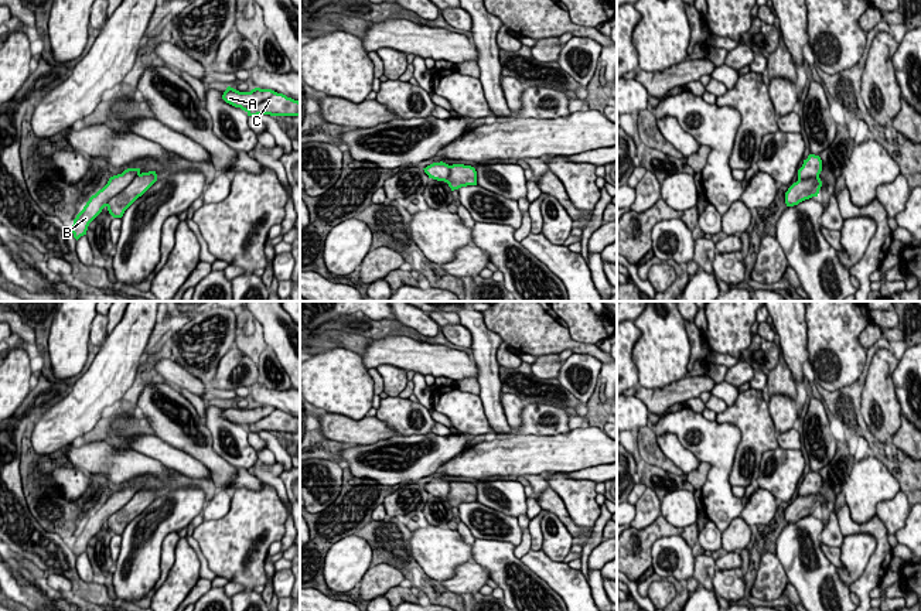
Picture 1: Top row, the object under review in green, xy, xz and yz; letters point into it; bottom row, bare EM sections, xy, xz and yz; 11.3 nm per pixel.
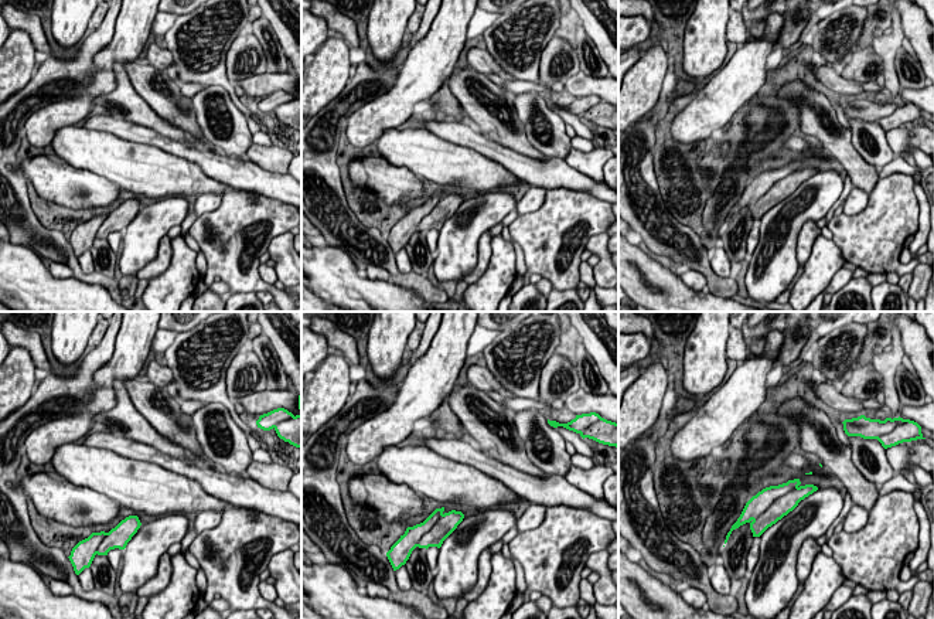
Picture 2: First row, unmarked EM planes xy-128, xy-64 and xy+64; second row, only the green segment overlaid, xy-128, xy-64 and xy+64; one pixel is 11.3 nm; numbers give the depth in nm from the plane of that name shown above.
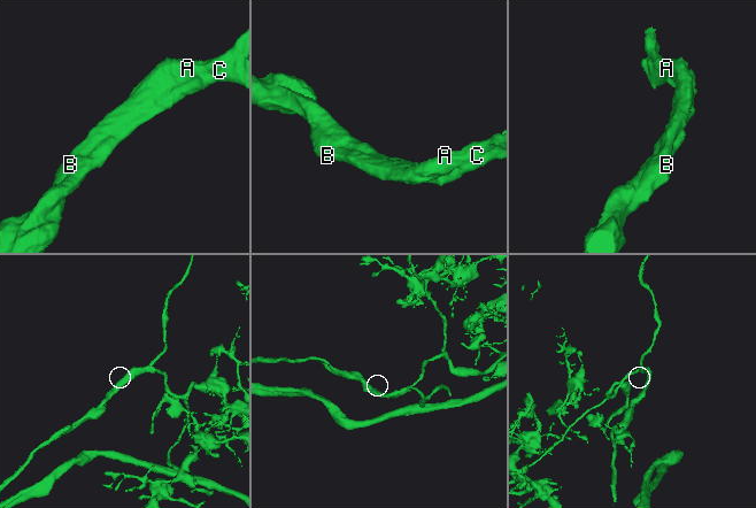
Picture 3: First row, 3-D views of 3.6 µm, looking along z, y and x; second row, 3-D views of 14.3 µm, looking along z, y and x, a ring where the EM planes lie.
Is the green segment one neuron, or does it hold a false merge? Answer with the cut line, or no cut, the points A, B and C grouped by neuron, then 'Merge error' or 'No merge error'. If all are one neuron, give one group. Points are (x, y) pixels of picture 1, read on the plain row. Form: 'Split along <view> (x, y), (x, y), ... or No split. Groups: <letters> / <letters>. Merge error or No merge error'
No split. Groups: A B C. No merge error

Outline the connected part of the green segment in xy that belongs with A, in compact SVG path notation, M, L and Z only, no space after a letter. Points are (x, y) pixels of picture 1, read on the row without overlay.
M231 403L222 412L222 416L241 424L248 433L300 433L300 419L277 410L272 406L255 405L250 409L239 409Z

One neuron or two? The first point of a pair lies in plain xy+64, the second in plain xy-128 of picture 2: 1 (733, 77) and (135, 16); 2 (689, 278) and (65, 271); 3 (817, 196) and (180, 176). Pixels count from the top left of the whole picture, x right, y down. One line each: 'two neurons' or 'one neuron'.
1: one neuron
2: one neuron
3: two neurons

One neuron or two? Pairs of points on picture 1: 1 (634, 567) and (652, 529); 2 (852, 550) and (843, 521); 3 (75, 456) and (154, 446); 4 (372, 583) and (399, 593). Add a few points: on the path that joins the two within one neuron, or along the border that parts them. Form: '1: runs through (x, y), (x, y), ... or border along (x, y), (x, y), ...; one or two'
1: runs through (635, 557), (643, 550), (644, 539); one
2: border along (843, 536), (869, 533), (875, 539), (866, 565); two
3: runs through (95, 457), (135, 458); one
4: border along (398, 584), (382, 594); two

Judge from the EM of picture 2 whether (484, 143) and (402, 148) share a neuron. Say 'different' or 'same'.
same

